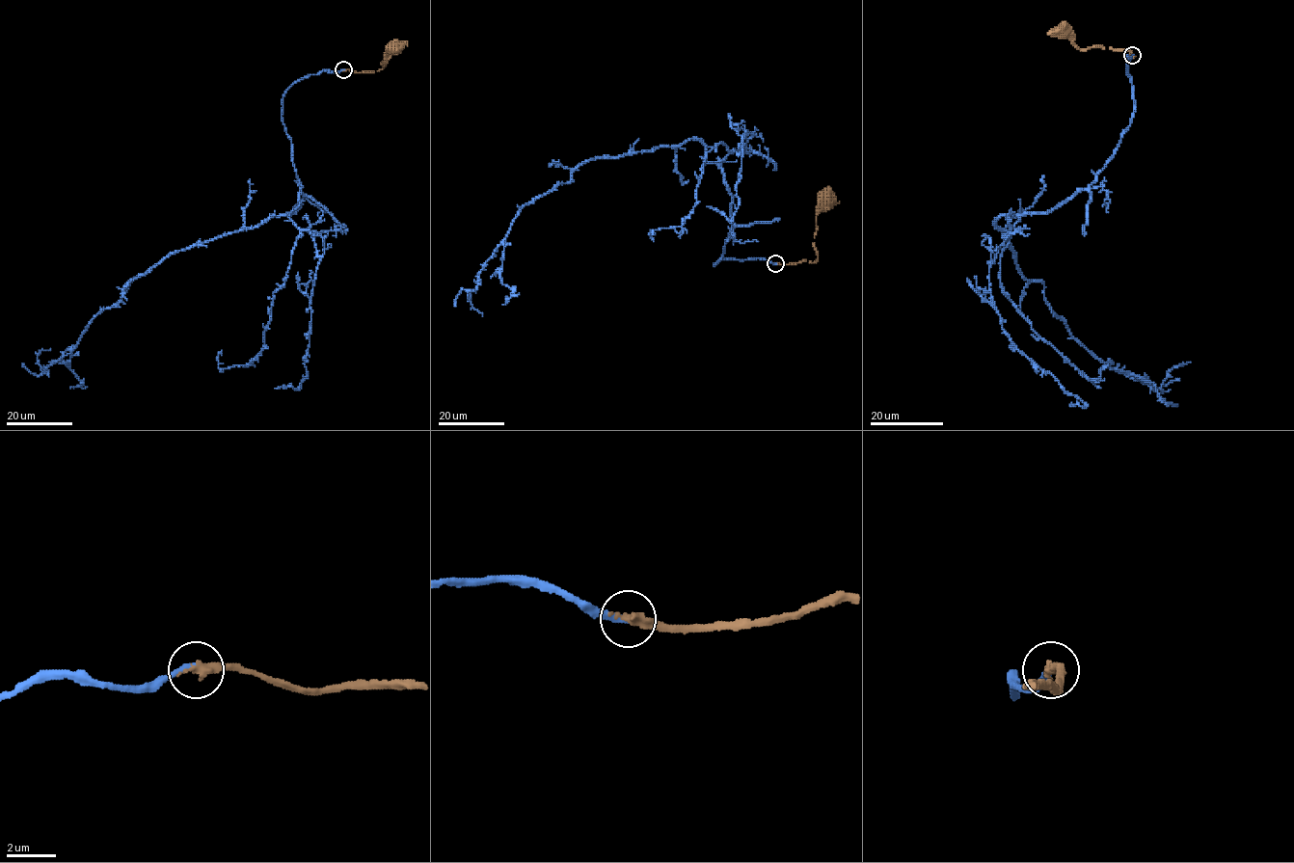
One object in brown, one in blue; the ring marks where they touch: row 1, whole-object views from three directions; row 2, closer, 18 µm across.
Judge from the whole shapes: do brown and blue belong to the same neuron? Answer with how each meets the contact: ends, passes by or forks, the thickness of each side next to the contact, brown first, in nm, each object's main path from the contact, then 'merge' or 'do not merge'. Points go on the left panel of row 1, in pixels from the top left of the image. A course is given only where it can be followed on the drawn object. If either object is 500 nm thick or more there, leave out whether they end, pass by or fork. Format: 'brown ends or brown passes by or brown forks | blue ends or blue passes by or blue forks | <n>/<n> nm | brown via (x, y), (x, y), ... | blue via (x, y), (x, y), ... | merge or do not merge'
brown ends | blue ends | 400/320 nm | brown via (343, 69), (374, 72), (385, 66), (382, 63), (393, 46) | blue via (343, 69), (298, 79), (283, 98), (301, 185), (293, 212), (169, 254), (42, 371), (37, 355), (50, 349) | merge

